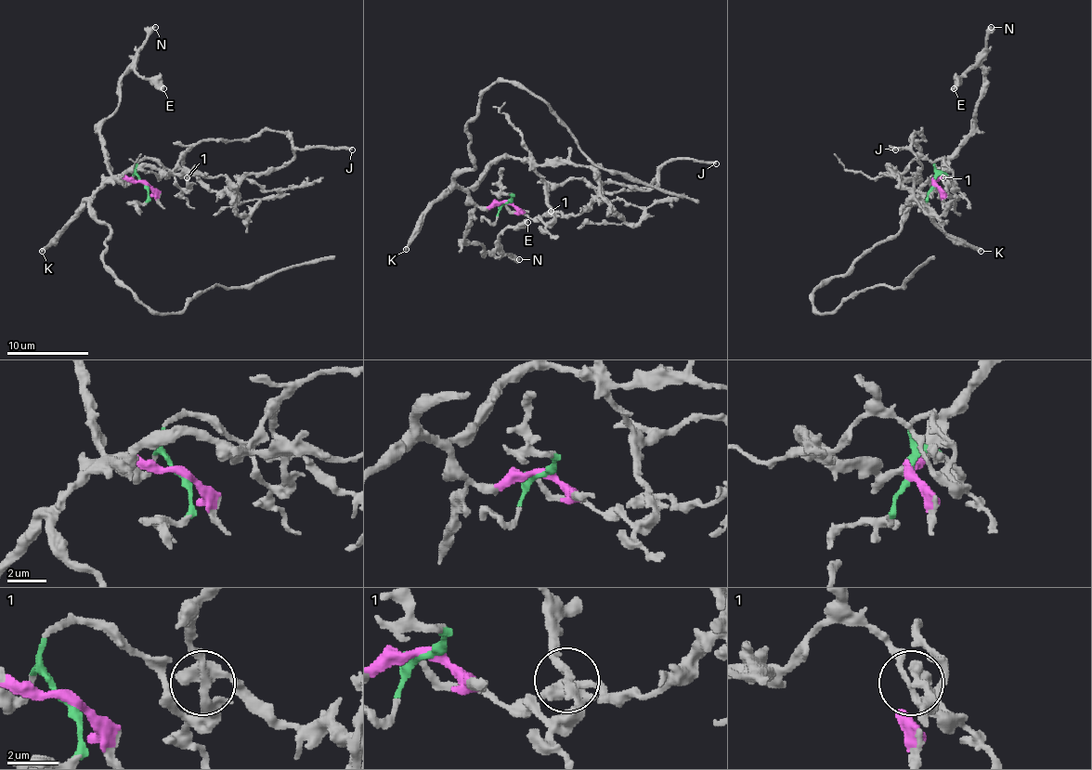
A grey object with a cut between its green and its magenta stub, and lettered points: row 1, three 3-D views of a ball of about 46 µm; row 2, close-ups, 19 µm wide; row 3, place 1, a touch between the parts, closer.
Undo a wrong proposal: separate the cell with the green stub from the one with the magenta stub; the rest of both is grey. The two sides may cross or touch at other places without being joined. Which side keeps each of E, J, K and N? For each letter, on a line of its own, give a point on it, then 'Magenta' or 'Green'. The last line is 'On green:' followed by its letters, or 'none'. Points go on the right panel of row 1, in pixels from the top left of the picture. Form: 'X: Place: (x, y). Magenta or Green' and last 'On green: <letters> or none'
E: Place: (954, 88). Magenta
J: Place: (895, 150). Green
K: Place: (981, 251). Magenta
N: Place: (991, 27). Magenta
On green: J

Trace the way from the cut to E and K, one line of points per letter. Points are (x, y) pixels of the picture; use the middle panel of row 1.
E: (508, 202), (474, 209), (464, 240), (481, 245), (485, 252), (496, 245), (508, 228), (528, 221)
K: (508, 202), (479, 207), (461, 189), (450, 189), (423, 213), (406, 250)

